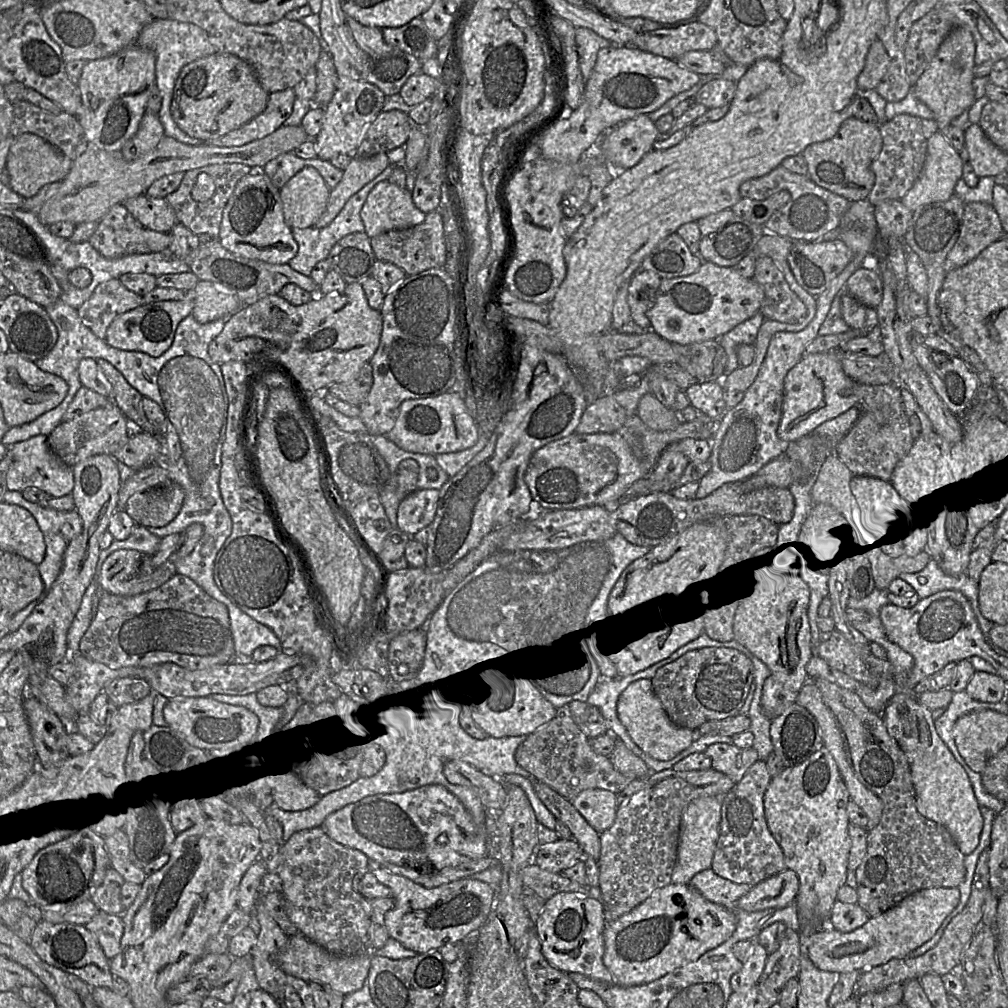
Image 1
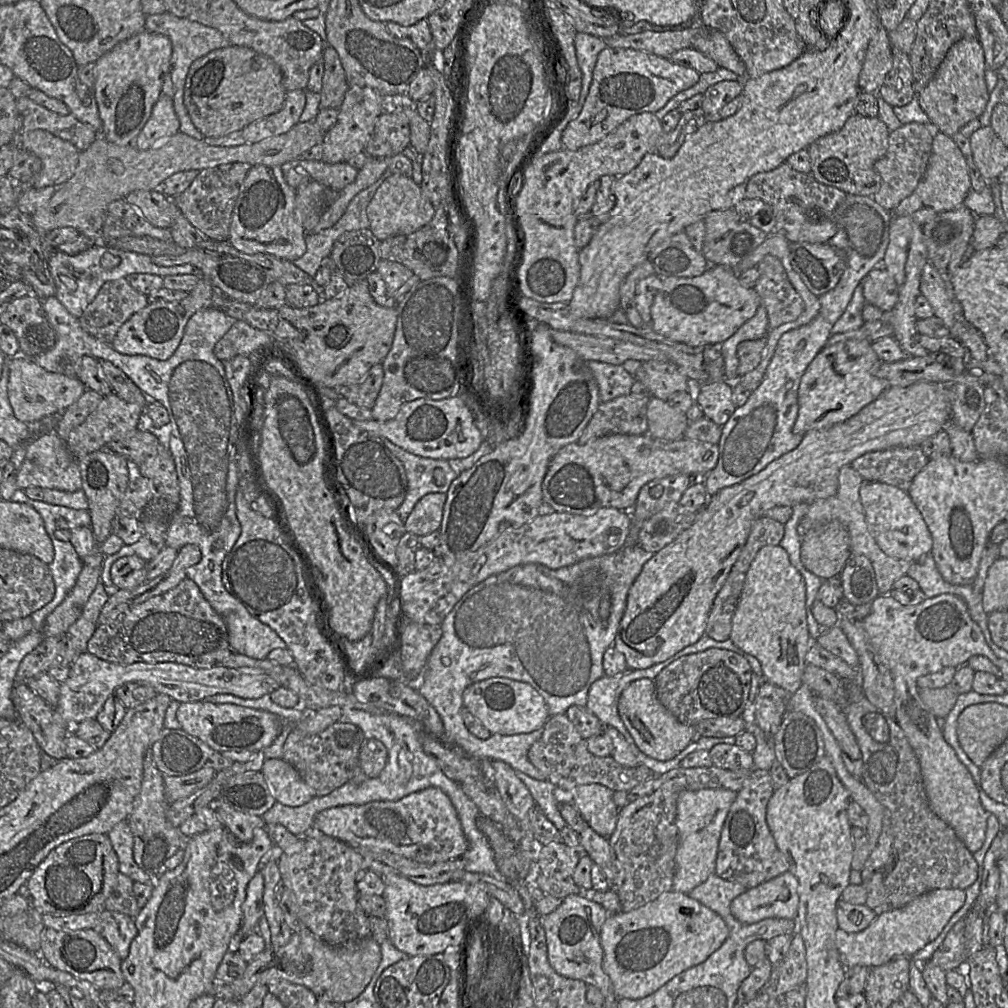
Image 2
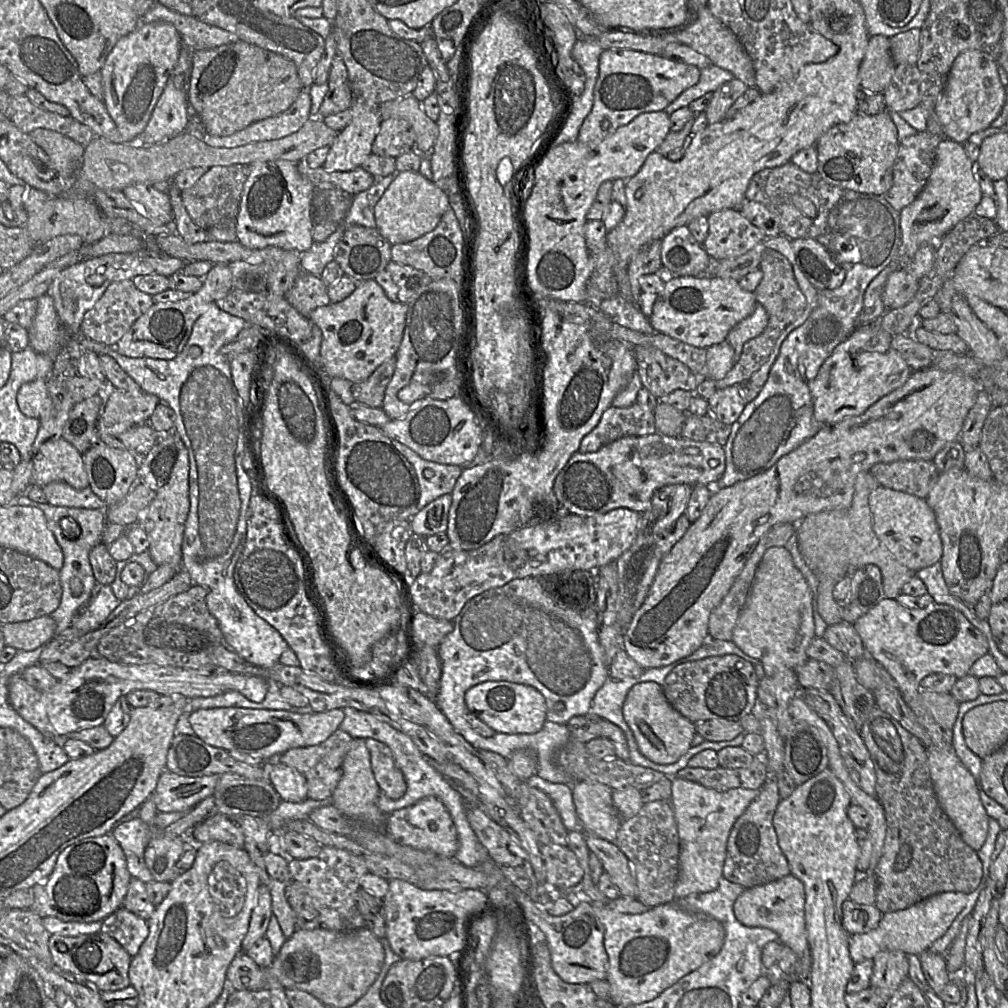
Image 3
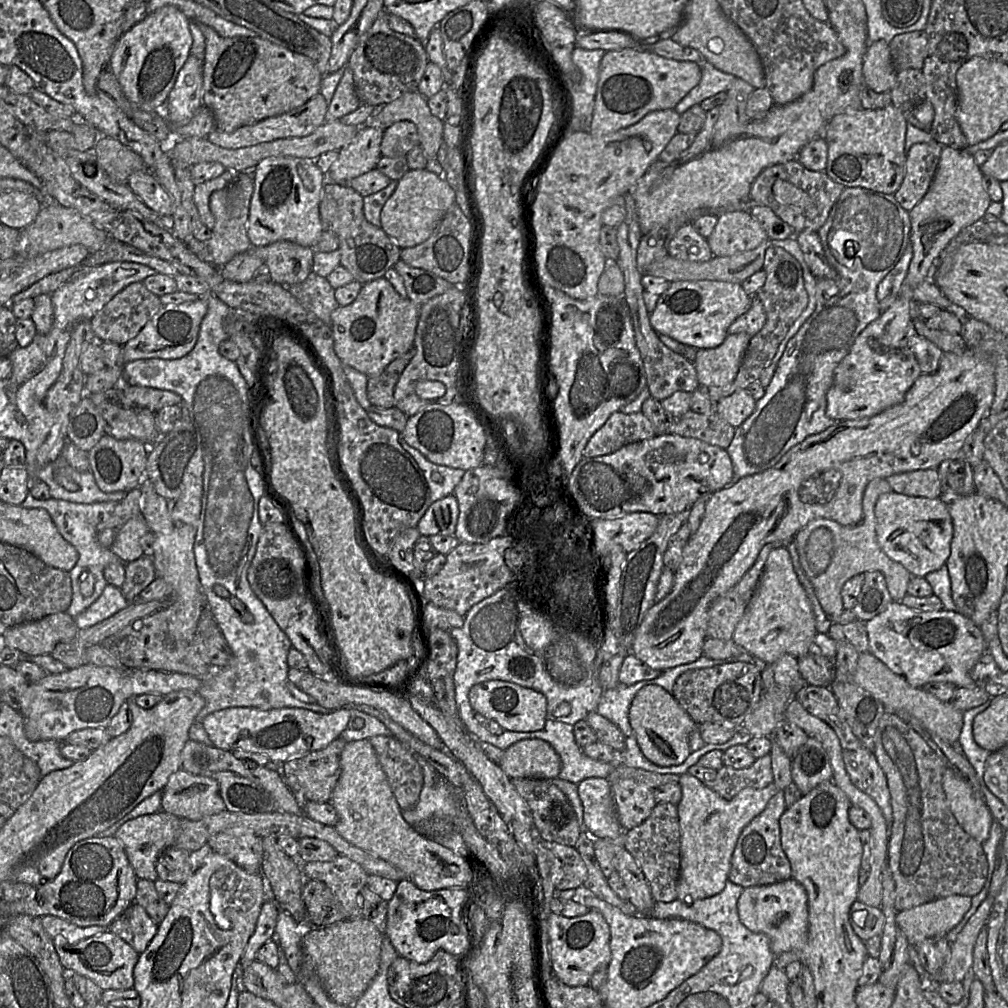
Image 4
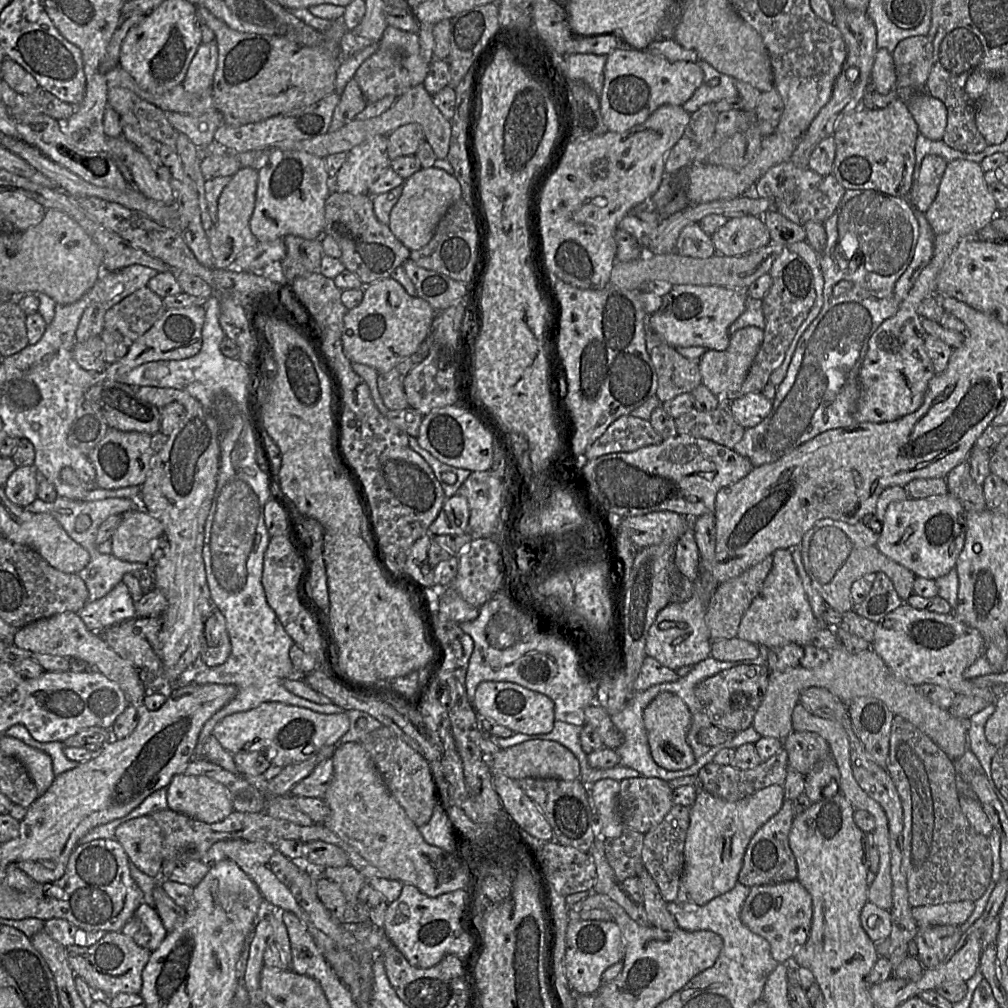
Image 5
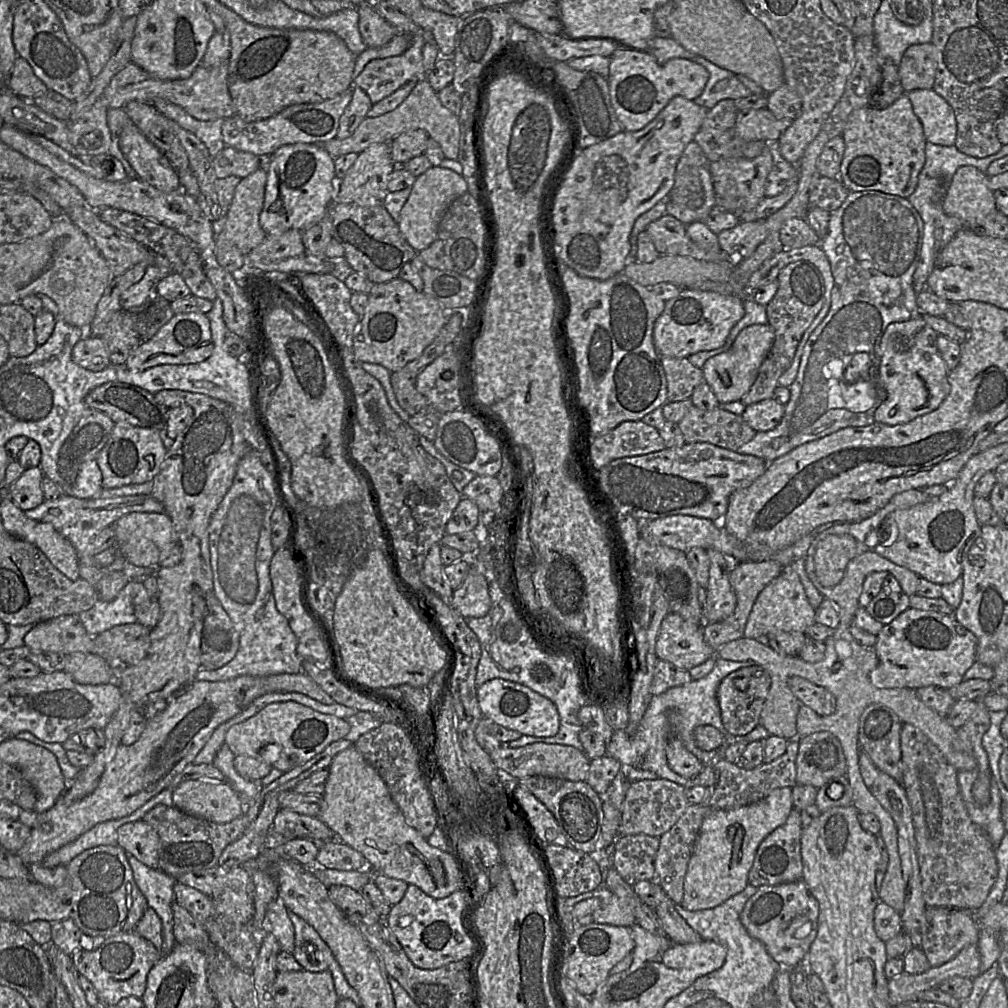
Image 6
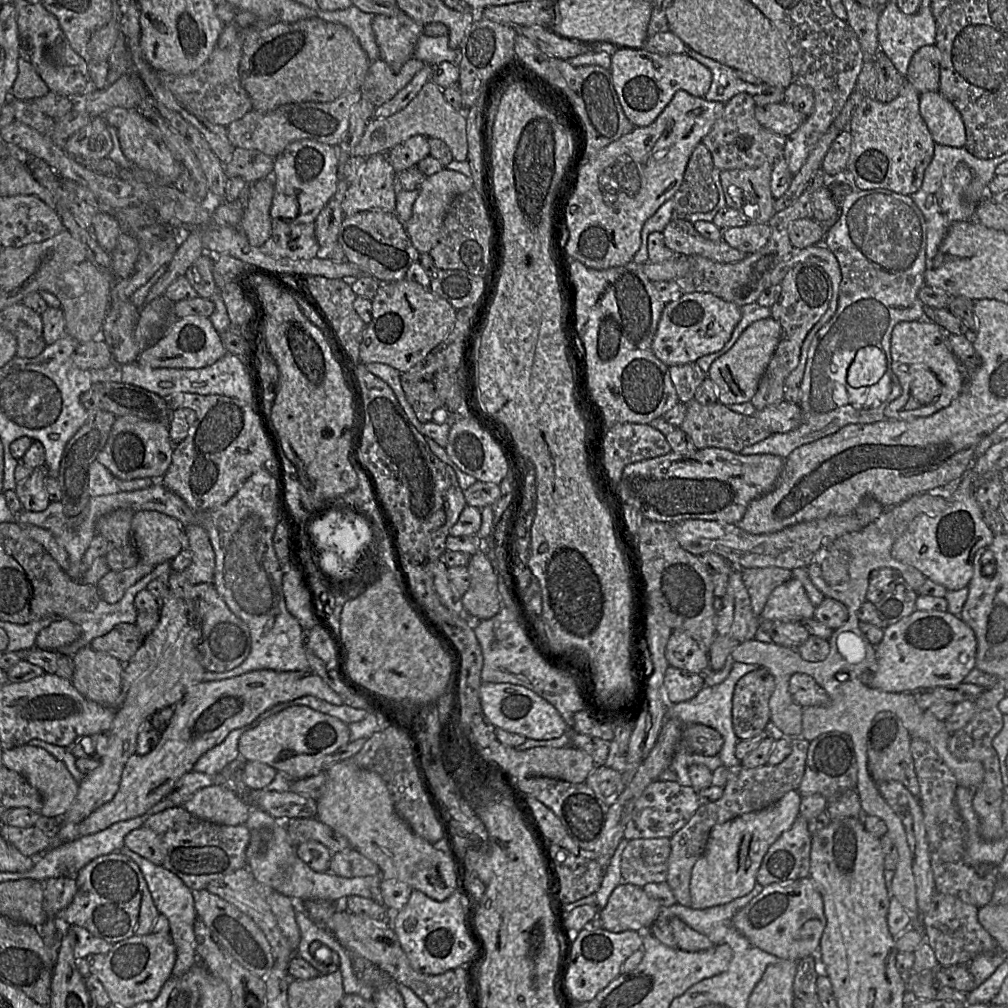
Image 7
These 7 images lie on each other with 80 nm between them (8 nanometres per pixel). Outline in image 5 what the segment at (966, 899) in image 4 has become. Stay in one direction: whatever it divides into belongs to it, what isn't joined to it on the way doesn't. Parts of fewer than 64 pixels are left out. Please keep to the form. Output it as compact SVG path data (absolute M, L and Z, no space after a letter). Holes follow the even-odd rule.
M966 900L935 905L925 905L912 909L919 928L936 925L960 926L971 915L975 902Z

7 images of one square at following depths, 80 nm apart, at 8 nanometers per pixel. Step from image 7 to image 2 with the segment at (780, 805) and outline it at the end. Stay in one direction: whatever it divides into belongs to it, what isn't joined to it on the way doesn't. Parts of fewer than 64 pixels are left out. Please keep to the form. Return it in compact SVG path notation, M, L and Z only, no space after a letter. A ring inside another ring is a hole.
M727 789L684 790L677 799L678 849L673 890L689 894L715 873L721 832L737 792Z

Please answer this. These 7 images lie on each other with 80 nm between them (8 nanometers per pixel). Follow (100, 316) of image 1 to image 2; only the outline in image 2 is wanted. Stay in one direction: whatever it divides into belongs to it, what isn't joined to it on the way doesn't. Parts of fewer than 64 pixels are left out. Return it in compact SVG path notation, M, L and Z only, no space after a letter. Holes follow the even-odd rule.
M125 278L106 282L79 318L81 326L96 339L111 344L120 327L149 304L147 296L136 291Z

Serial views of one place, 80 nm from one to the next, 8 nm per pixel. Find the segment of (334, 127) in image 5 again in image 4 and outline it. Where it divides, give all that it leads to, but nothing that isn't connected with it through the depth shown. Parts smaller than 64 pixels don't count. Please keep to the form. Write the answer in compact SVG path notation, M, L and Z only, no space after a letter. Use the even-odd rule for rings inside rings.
M346 65L342 78L329 102L326 122L339 121L343 116L357 110L361 102L356 94L352 70Z

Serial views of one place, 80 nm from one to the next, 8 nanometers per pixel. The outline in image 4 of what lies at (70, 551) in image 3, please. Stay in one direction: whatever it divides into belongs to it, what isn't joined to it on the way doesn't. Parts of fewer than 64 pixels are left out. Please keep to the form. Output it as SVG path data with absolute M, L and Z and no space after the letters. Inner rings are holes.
M30 494L21 504L25 508L46 510L60 534L75 547L79 554L76 566L68 572L72 581L73 596L66 613L73 618L76 618L92 605L108 585L104 577L105 568L112 563L121 563L123 565L127 563L123 562L110 548L102 546L98 540L99 523L114 511L116 505L117 503L112 501L93 504L73 503L53 498L43 501L32 497Z

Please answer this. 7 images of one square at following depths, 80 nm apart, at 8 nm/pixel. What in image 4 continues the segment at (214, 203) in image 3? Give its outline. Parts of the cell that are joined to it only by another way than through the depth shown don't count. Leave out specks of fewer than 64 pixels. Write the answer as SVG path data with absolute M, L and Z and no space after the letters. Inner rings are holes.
M226 170L219 177L195 186L193 202L197 208L200 220L207 228L212 230L215 227L215 218L210 209L211 195L229 186L237 177L237 173L239 172Z

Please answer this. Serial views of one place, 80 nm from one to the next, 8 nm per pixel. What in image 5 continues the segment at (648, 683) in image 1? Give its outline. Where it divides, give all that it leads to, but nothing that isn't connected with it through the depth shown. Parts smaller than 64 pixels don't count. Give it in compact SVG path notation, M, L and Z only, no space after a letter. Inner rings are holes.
M670 692L658 694L644 709L644 725L654 761L667 770L684 770L692 766L696 757L687 742L692 715L680 697Z

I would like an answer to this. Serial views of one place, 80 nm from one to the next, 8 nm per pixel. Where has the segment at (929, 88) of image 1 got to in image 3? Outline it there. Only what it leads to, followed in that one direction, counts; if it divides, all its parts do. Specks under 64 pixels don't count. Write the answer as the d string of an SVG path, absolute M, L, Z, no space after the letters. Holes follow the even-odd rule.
M968 50L954 60L934 111L946 137L963 145L972 134L991 126L1005 102L1006 87L1000 79L999 64L986 52Z

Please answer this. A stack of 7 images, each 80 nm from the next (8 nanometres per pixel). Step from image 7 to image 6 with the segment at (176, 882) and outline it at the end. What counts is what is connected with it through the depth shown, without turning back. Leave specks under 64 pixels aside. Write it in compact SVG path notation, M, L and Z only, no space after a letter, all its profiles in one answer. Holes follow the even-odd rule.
M126 852L133 871L134 880L145 896L149 907L153 908L162 920L162 951L168 954L177 944L173 932L173 910L175 901L174 885L176 880L161 869L150 868L135 856Z

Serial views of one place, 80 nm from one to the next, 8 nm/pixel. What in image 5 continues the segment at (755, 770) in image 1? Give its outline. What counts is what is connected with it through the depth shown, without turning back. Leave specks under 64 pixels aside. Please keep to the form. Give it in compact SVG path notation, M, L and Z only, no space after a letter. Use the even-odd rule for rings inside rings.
M784 799L781 809L756 831L747 845L738 875L739 883L754 887L797 880L796 859L789 846L789 833L794 818L792 800Z

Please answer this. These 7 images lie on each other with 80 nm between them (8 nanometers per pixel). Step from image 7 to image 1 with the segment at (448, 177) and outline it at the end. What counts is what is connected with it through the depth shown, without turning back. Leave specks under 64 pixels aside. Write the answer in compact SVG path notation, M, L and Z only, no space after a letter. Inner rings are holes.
M388 181L378 183L370 191L360 215L370 238L392 230L412 228L426 218L413 203L411 192Z

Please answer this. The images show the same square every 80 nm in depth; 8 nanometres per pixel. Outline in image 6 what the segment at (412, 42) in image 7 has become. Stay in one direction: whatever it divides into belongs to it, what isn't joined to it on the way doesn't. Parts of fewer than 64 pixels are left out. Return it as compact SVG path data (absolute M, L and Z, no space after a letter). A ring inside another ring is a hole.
M372 2L360 3L355 7L359 14L359 32L368 47L383 46L400 33L374 10Z

